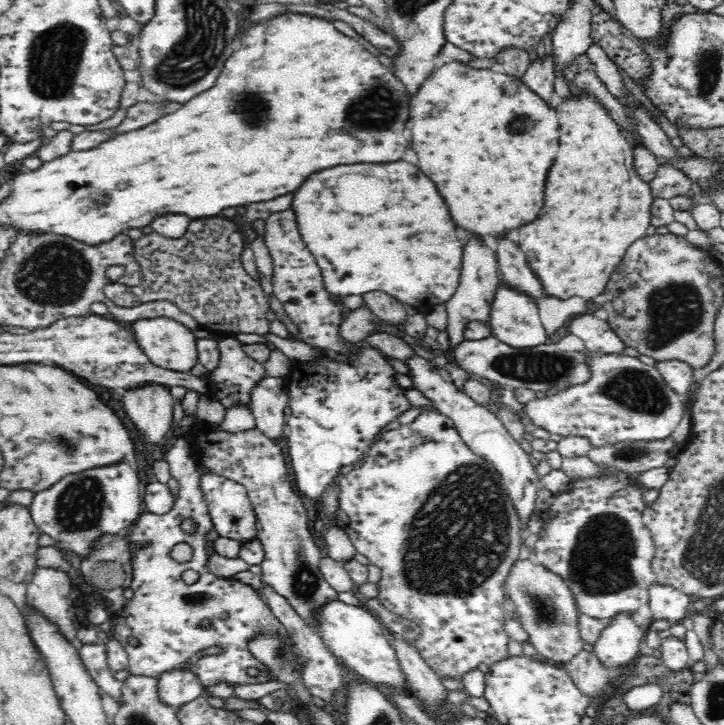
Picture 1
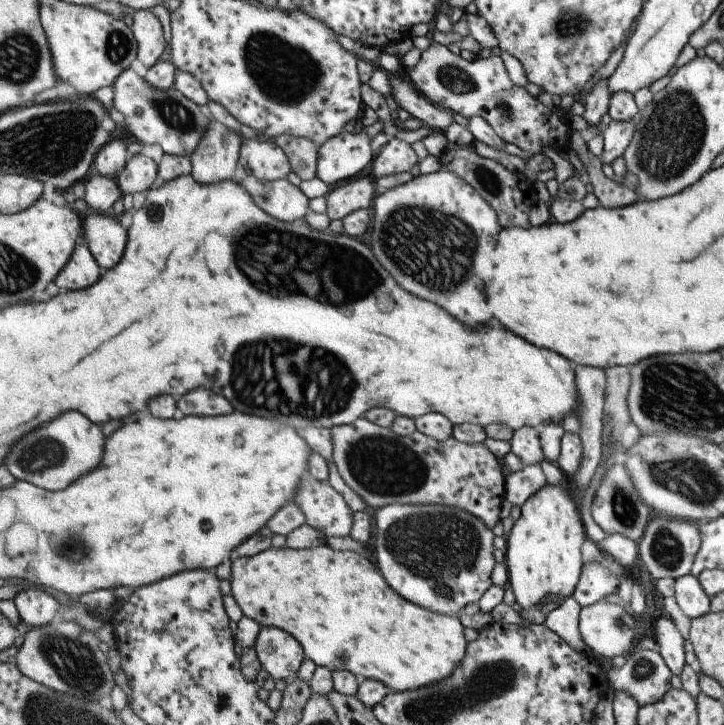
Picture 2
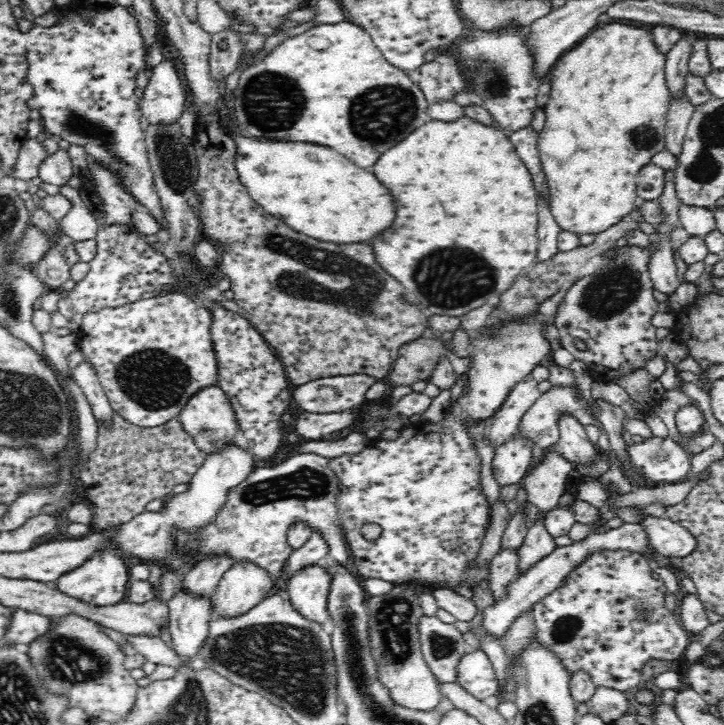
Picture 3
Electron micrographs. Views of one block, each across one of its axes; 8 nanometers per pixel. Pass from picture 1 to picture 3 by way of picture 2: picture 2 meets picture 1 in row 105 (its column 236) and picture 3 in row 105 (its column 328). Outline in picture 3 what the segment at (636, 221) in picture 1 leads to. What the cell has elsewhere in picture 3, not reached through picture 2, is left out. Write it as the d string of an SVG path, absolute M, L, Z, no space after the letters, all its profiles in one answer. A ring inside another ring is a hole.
M608 23L597 26L590 31L576 46L562 53L553 64L550 72L551 93L550 99L544 108L545 123L539 130L537 151L539 165L544 172L544 180L548 186L548 200L550 200L550 210L558 226L563 232L582 236L582 234L600 234L608 230L613 224L620 222L638 204L637 188L635 176L638 171L650 163L650 159L658 152L666 152L665 149L665 124L666 114L668 114L669 90L665 77L665 58L654 46L652 46L649 30L642 27L623 23Z

